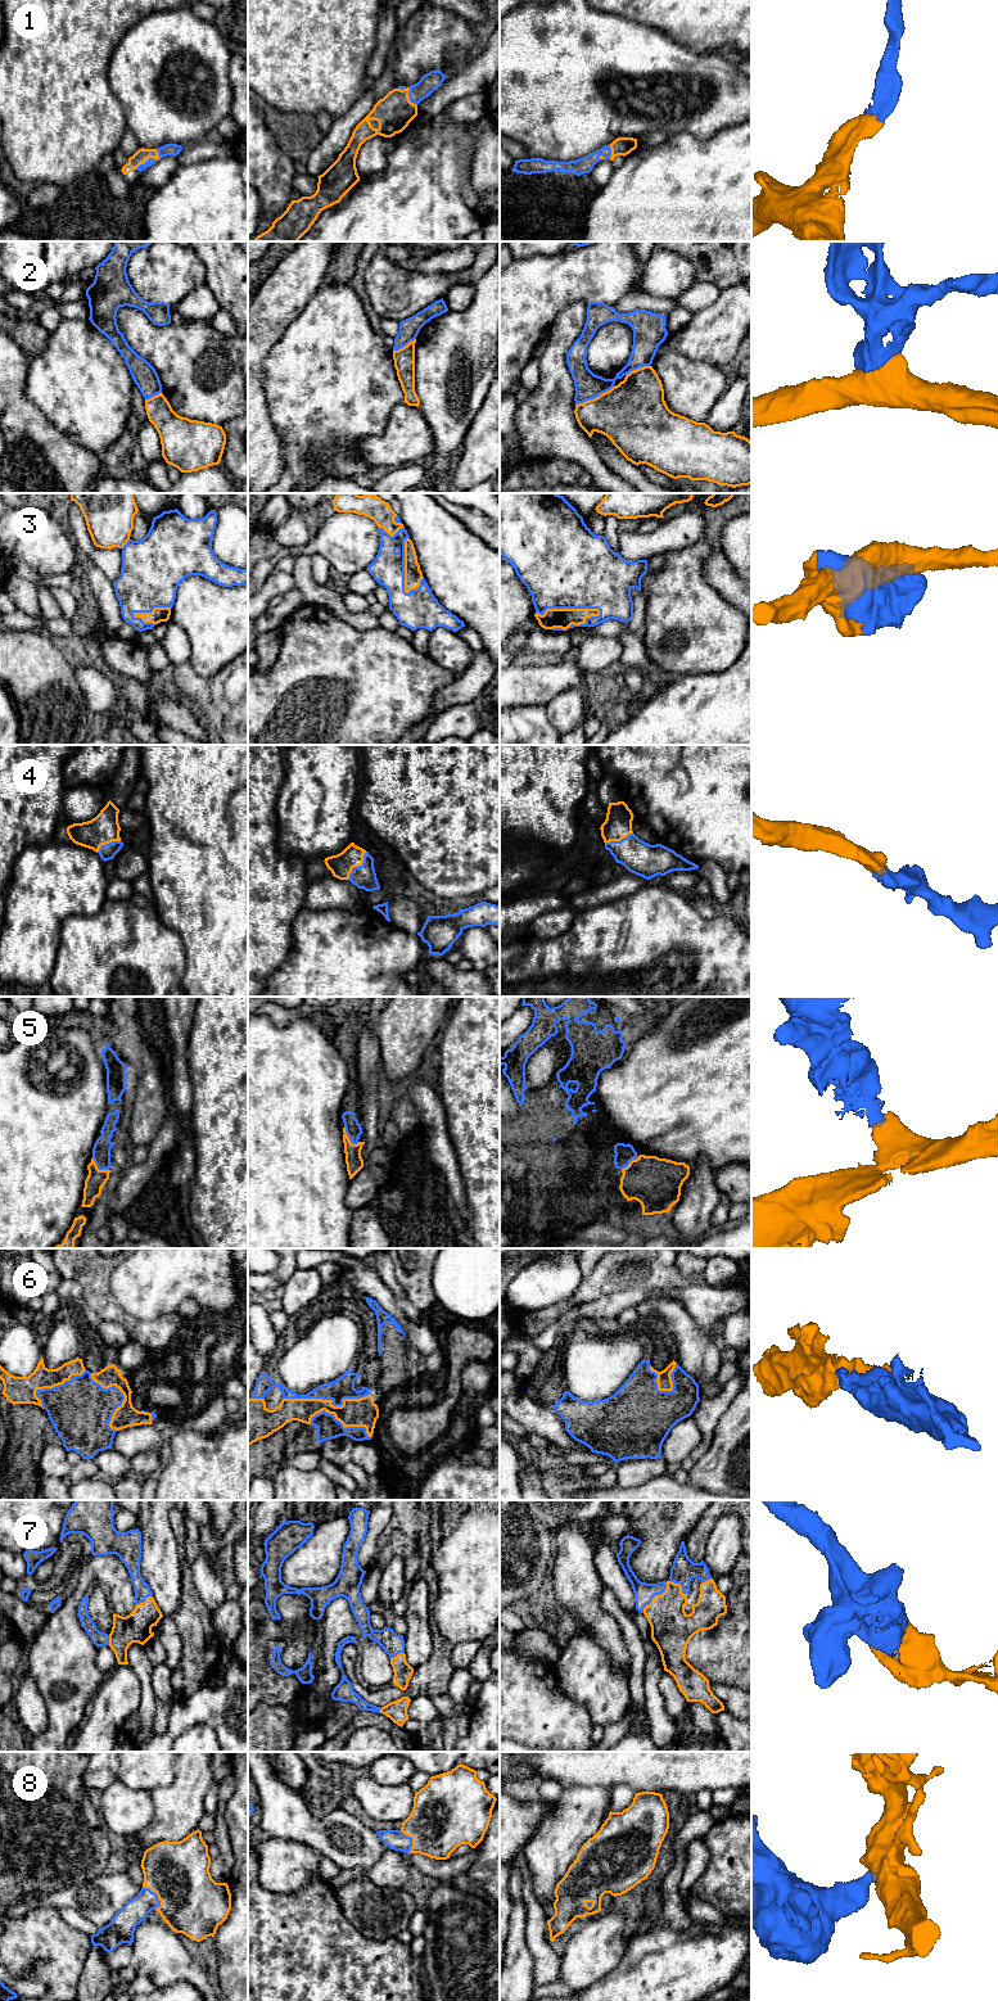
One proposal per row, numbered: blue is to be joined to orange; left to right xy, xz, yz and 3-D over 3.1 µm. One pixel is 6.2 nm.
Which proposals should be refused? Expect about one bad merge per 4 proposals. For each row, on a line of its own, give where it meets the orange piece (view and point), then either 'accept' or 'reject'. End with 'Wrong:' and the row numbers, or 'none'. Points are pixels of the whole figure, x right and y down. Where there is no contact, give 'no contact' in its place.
1: meets orange in xz at (407, 93); accept
2: meets orange in yz at (594, 398); reject
3: meets orange in yz at (569, 609); accept
4: meets orange in xz at (357, 866); accept
5: meets orange in xz at (347, 1137); accept
6: meets orange in xz at (328, 1400); accept
7: meets orange in yz at (655, 1595); accept
8: meets orange in xy at (157, 1895); accept
Wrong: 2

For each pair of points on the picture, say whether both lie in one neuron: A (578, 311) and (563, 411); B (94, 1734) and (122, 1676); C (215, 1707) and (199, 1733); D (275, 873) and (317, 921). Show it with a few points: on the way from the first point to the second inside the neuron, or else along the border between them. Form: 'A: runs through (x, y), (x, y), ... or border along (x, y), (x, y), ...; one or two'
A: runs through (561, 335), (559, 342), (559, 380), (561, 387); one
B: runs through (104, 1720), (121, 1690); one
C: border along (217, 1734), (204, 1724), (195, 1722), (177, 1737); two
D: border along (303, 906), (292, 924), (292, 934); two

